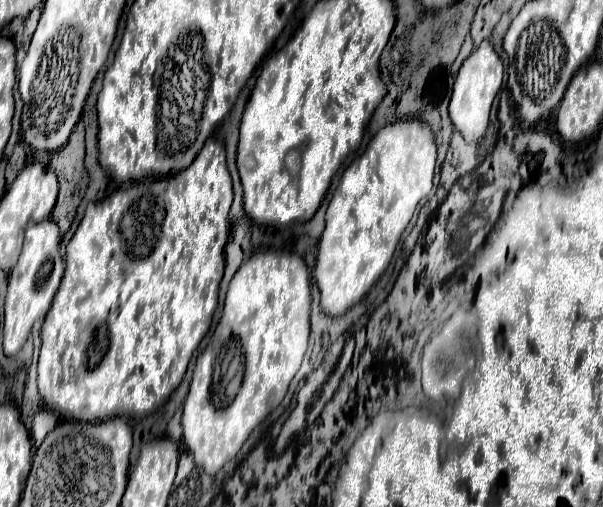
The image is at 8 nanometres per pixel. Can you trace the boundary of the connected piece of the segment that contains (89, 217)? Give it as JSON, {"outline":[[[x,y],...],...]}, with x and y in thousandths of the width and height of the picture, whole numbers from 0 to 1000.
{"outline":[[[358,268],[342,276],[338,292],[328,300],[322,320],[308,335],[282,343],[279,351],[275,347],[239,351],[226,363],[206,363],[196,375],[189,375],[182,387],[176,387],[169,398],[146,402],[143,422],[136,438],[129,442],[109,489],[109,540],[70,635],[70,690],[66,690],[66,710],[63,710],[63,773],[66,773],[70,793],[80,805],[93,809],[106,824],[149,832],[149,828],[176,828],[186,821],[239,821],[239,817],[262,809],[282,785],[282,777],[302,753],[308,722],[322,690],[328,686],[332,671],[342,663],[348,635],[352,635],[352,619],[362,600],[362,560],[371,540],[371,485],[381,462],[381,442],[378,442],[381,402],[385,402],[385,355],[375,331],[375,296],[371,296],[371,280]]]}

